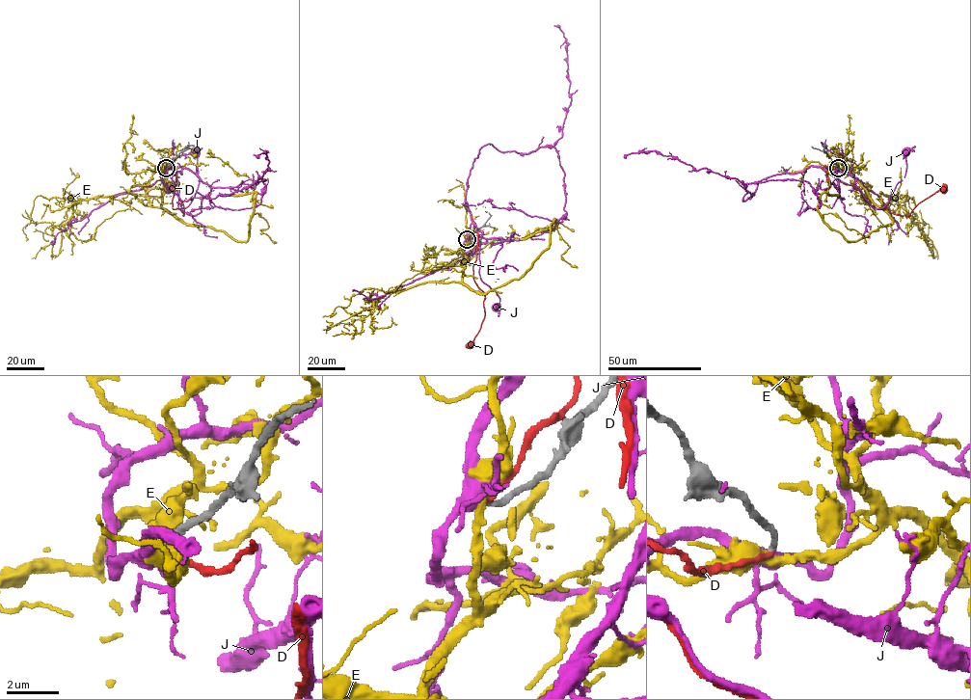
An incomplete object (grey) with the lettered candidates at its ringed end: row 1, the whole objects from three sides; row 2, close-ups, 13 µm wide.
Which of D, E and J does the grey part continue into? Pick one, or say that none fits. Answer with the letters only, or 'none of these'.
J

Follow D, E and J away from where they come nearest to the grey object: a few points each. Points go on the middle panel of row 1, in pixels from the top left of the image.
D: (467, 239), (475, 225), (477, 247), (473, 277), (483, 292), (485, 315), (470, 345)
E: (467, 238), (463, 282), (485, 293), (519, 279), (547, 249), (554, 219), (556, 227), (520, 238), (509, 225)
J: (467, 239), (472, 223), (480, 244), (480, 279), (498, 296), (499, 303), (496, 307)

